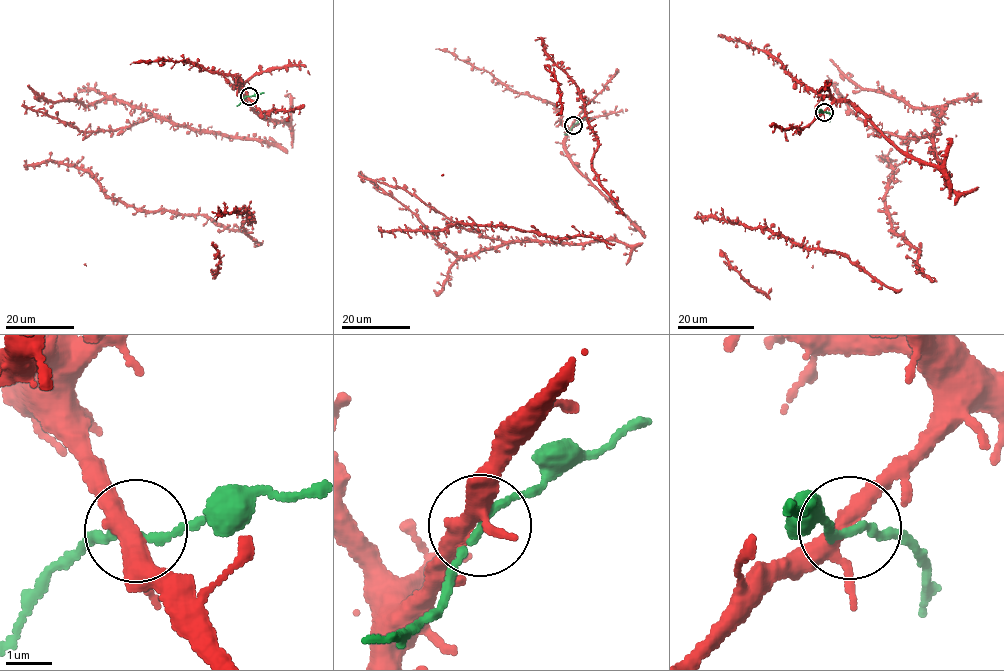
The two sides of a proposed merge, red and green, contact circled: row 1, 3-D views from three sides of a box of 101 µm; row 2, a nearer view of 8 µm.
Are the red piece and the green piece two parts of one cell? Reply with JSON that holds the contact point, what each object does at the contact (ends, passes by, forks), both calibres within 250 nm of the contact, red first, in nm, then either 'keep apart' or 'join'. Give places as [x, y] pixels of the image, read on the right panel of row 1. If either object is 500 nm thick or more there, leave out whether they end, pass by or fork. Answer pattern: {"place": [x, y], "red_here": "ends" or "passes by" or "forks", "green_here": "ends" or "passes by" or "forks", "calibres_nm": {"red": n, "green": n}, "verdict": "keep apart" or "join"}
{"place": [824, 112], "red_here": "forks", "green_here": "passes by", "calibres_nm": {"red": 360, "green": 170}, "verdict": "join"}

